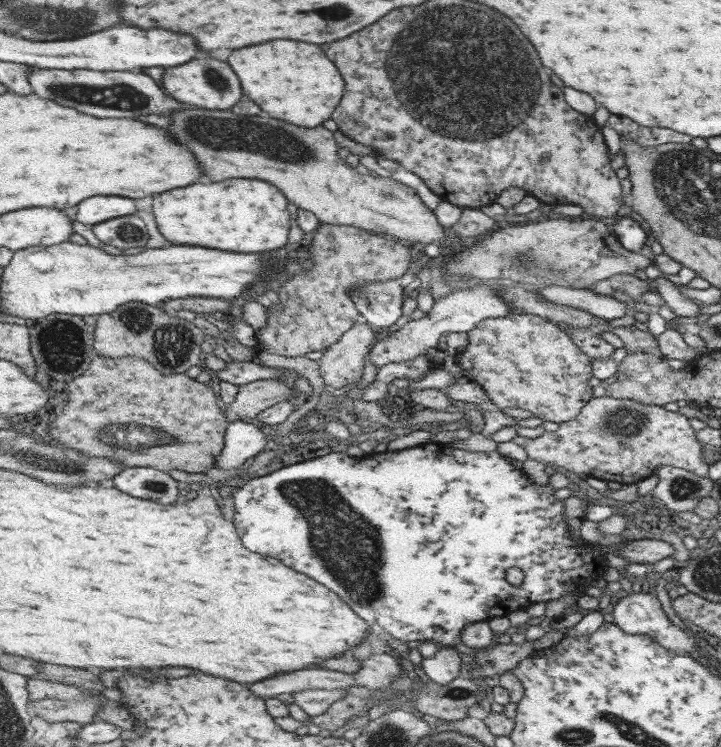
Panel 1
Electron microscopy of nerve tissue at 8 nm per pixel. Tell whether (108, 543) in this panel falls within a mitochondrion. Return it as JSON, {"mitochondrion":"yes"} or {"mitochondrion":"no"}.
{"mitochondrion":"no"}

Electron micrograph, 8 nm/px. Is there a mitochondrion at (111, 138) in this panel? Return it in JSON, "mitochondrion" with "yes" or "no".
{"mitochondrion":"no"}

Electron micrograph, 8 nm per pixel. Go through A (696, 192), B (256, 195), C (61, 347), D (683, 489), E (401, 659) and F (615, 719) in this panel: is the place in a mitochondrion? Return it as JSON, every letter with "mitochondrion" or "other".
{"A":"mitochondrion","B":"other","C":"mitochondrion","D":"mitochondrion","E":"other","F":"mitochondrion"}

